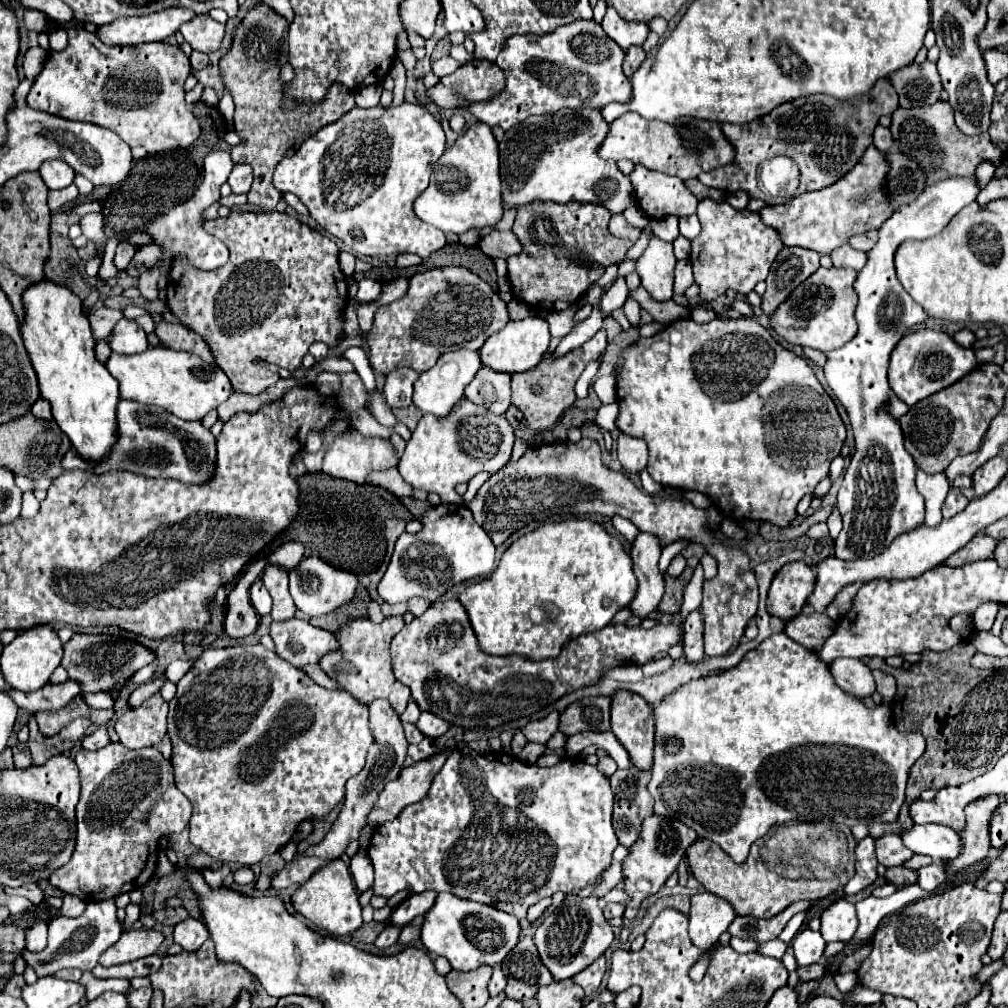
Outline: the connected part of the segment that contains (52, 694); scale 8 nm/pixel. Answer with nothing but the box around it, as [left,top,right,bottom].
[5,680,81,712]

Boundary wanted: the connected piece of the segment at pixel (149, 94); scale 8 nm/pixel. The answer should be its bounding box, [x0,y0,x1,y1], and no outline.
[25,26,199,154]

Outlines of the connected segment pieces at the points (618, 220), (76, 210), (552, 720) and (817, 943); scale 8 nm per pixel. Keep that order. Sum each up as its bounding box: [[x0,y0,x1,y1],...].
[[609,214,641,242],[70,201,103,216],[521,710,559,744],[793,928,825,966]]

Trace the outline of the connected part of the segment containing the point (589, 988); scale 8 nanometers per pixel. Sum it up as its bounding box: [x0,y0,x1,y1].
[573,956,605,994]

